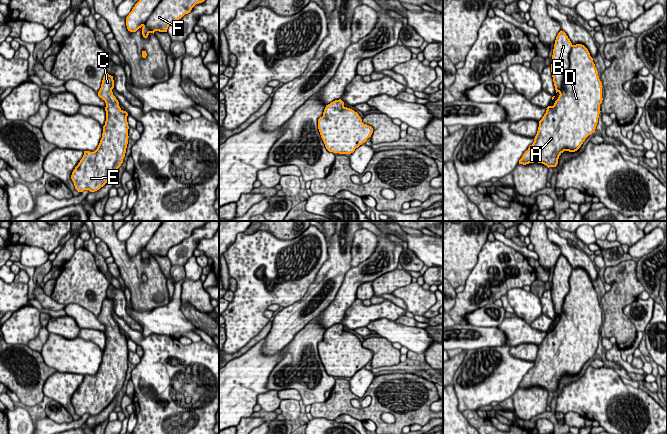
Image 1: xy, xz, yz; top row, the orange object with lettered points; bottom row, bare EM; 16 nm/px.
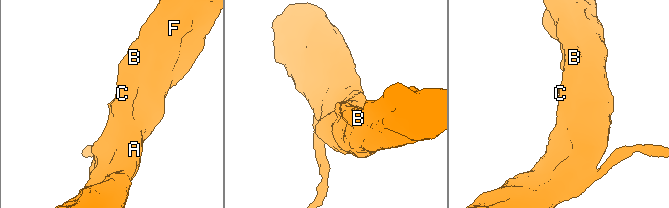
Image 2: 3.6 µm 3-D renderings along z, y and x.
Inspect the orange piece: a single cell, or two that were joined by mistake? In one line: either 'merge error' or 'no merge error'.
no merge error

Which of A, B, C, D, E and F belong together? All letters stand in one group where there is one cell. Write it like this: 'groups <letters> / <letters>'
groups A B C D E F

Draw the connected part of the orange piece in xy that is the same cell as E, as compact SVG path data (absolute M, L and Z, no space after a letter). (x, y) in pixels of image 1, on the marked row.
M106 73L103 77L98 96L105 101L106 121L103 126L103 133L100 143L94 152L84 151L84 155L72 172L71 179L78 192L89 190L95 192L103 187L116 173L123 163L128 144L128 113L123 111L116 97L113 95L113 76Z

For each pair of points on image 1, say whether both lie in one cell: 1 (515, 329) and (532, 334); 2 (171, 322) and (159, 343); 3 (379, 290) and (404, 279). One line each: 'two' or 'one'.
1: one
2: two
3: one

